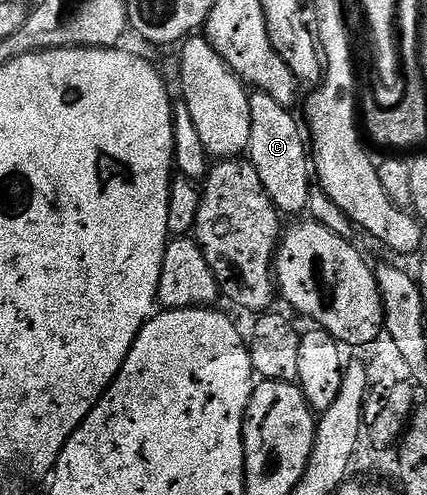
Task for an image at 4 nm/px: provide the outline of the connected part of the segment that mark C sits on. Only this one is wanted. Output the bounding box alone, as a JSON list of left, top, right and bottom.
[247,91,315,215]

